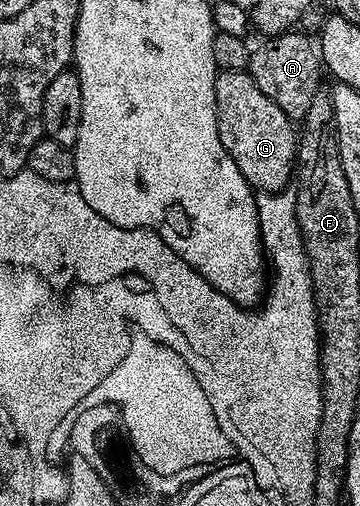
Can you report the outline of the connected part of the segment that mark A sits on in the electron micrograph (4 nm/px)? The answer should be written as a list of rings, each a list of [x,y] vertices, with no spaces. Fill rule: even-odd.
[[[284,32],[268,37],[251,52],[251,79],[292,120],[301,120],[305,112],[309,112],[313,96],[320,93],[319,70],[321,71],[321,55],[316,43],[302,32]]]

